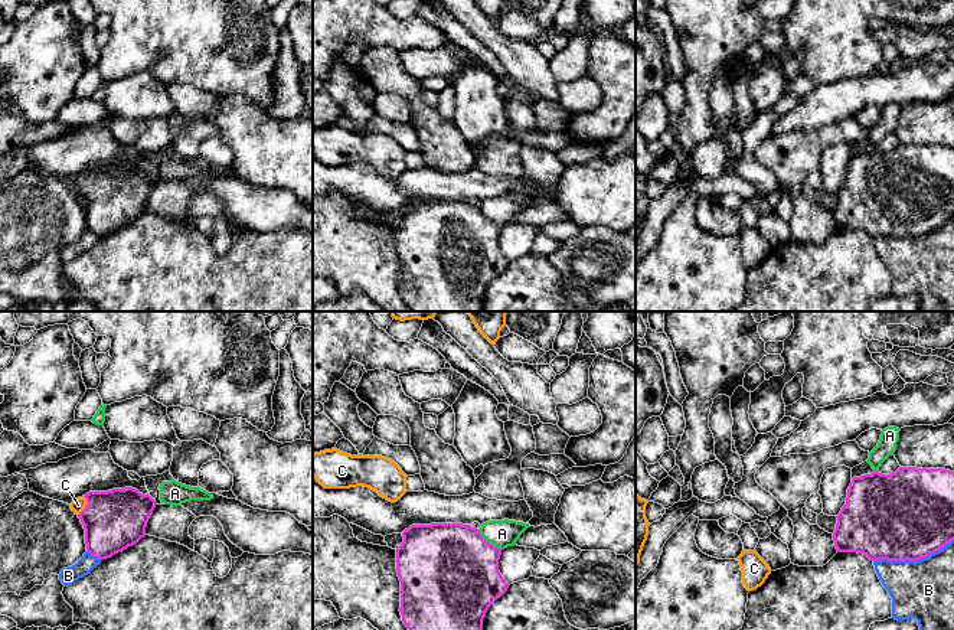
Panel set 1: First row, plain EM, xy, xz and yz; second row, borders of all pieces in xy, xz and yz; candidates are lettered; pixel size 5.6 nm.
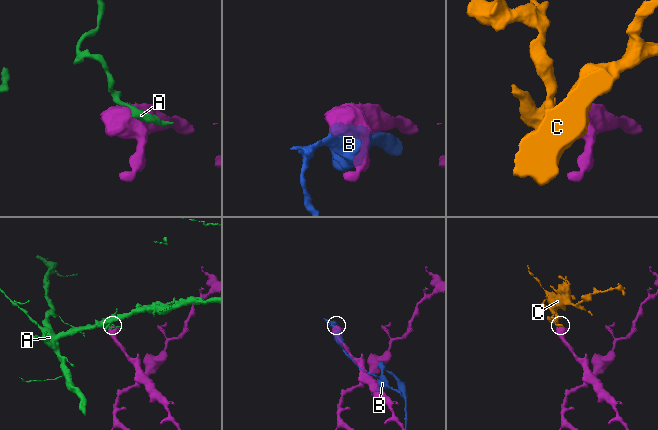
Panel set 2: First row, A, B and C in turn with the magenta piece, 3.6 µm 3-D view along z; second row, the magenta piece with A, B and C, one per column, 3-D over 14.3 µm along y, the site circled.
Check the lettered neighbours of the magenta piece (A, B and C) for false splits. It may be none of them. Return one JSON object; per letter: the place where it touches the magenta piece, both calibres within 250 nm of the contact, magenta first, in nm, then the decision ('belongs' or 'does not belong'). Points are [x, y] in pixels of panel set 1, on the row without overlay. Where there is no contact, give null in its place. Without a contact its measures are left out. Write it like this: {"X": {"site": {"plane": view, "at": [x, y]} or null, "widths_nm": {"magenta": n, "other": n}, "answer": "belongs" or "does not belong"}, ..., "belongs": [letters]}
{"A": {"site": {"plane": "xz", "at": [487, 219]}, "widths_nm": {"magenta": 500, "other": 160}, "answer": "does not belong"}, "B": {"site": {"plane": "yz", "at": [912, 237]}, "widths_nm": {"magenta": 500, "other": 340}, "answer": "does not belong"}, "C": {"site": {"plane": "xy", "at": [85, 183]}, "widths_nm": {"magenta": 340, "other": 70}, "answer": "belongs"}, "belongs": ["C"]}

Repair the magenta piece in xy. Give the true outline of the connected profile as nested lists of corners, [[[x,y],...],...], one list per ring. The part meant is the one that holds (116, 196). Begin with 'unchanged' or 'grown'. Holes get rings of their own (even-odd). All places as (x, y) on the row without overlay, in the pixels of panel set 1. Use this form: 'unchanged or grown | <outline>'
grown | [[[133,164],[89,169],[71,180],[85,206],[86,229],[99,236],[111,235],[144,215],[154,185],[150,172]]]

